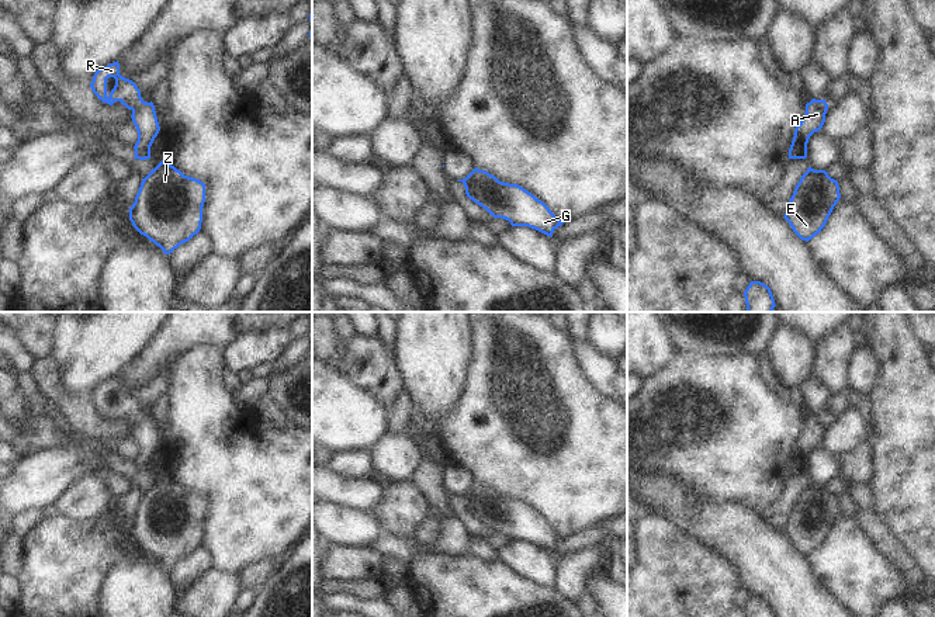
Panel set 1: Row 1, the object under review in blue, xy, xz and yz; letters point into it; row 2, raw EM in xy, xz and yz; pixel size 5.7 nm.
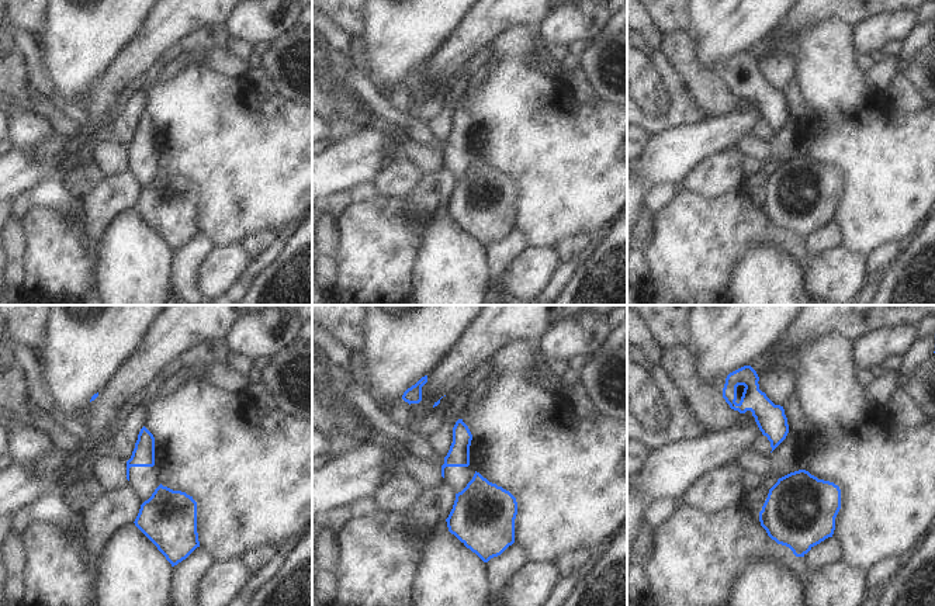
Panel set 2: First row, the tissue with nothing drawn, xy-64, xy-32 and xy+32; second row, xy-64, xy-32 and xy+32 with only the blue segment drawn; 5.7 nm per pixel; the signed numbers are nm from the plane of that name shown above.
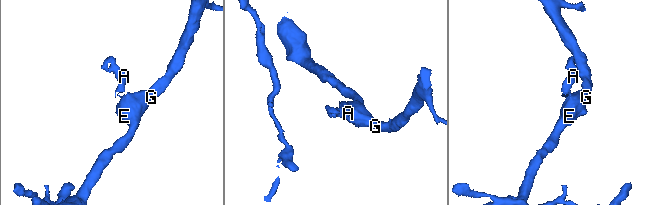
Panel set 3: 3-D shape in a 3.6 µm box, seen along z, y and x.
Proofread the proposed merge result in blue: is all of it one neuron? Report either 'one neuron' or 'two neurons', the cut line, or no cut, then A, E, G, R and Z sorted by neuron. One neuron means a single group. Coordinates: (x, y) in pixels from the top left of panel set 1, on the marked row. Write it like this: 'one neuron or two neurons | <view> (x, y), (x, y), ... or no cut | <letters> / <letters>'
two neurons | yz (811, 169), (807, 170) | A R / E G Z

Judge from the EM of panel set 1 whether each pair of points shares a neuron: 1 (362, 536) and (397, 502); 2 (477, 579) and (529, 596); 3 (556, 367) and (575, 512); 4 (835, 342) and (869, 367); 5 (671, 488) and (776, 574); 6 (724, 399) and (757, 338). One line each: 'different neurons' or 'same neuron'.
1: different neurons
2: same neuron
3: same neuron
4: different neurons
5: same neuron
6: different neurons

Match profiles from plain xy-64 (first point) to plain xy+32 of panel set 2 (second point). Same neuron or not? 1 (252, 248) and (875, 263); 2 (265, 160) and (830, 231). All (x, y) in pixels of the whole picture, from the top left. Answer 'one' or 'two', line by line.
1: one
2: two

